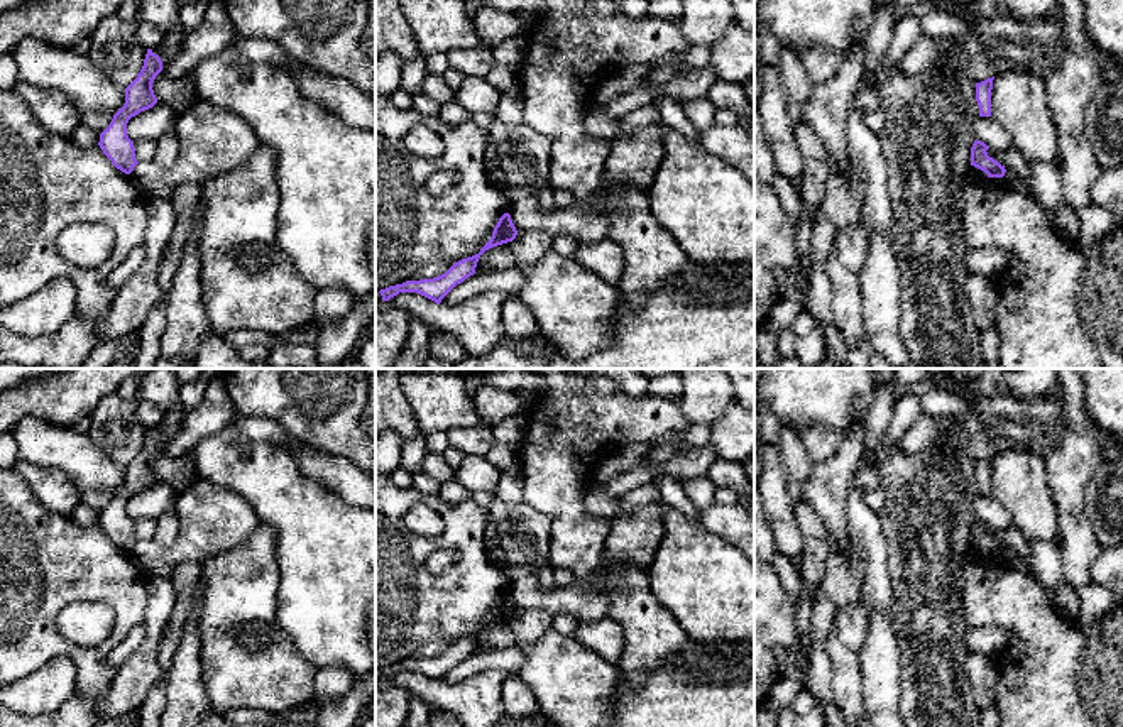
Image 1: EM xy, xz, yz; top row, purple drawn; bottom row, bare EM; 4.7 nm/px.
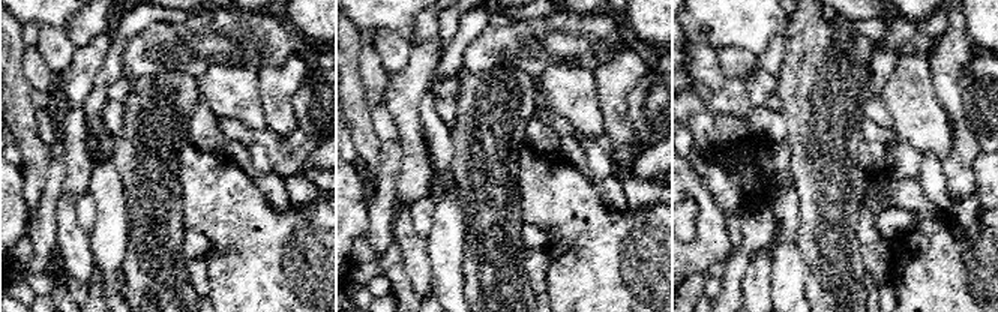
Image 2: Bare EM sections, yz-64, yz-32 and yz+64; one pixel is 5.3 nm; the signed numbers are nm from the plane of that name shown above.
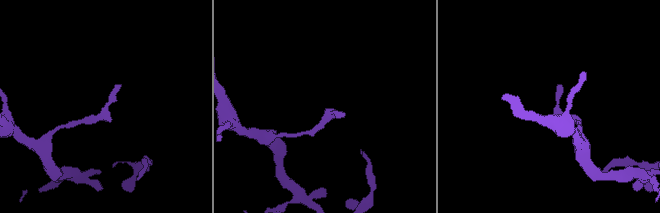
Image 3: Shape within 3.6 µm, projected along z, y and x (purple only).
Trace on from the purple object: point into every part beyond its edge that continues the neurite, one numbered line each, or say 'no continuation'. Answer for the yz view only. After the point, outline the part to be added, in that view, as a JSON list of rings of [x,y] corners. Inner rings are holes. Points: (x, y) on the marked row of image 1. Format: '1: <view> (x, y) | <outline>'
no continuation

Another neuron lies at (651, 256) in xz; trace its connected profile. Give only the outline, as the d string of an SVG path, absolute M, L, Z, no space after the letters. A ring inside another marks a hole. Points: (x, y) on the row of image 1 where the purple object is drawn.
M627 186L614 194L602 211L609 221L609 238L624 254L616 287L624 301L639 309L655 291L678 276L690 259L651 213L648 191Z

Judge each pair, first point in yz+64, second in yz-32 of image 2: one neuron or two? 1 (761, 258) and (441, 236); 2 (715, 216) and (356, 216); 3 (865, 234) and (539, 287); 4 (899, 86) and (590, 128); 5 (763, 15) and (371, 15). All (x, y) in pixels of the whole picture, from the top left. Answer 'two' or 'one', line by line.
1: two
2: one
3: one
4: one
5: one

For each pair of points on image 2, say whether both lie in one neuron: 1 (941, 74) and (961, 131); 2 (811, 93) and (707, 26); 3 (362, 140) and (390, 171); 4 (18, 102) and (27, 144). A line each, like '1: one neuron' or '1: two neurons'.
1: one neuron
2: two neurons
3: two neurons
4: one neuron

